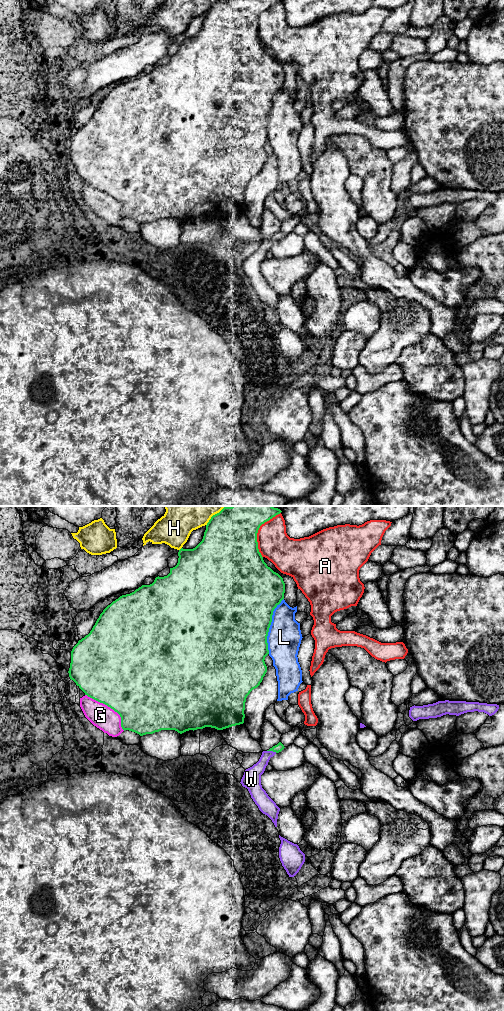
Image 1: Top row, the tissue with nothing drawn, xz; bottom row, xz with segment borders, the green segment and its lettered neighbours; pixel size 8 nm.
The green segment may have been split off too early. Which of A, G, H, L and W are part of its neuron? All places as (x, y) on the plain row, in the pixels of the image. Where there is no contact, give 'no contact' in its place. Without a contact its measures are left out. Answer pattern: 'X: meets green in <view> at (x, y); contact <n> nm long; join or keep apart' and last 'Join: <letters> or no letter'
A: meets green in xz at (257, 20); contact 400 nm long; keep apart
G: meets green in xz at (110, 195); contact 440 nm long; keep apart
H: meets green in xz at (211, 5); contact 160 nm long; keep apart
L: meets green in xz at (269, 114); contact 460 nm long; keep apart
W: meets green in xz at (272, 238); contact 80 nm long; keep apart
Join: no letter

